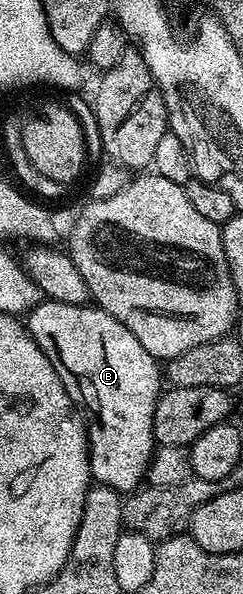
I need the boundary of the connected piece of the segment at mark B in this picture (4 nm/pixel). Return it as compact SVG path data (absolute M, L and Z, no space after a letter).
M44 299L27 312L26 326L82 412L88 428L93 480L121 493L135 492L145 482L148 462L157 446L154 409L162 394L161 364L142 349L142 341L122 321L95 305L66 305Z

